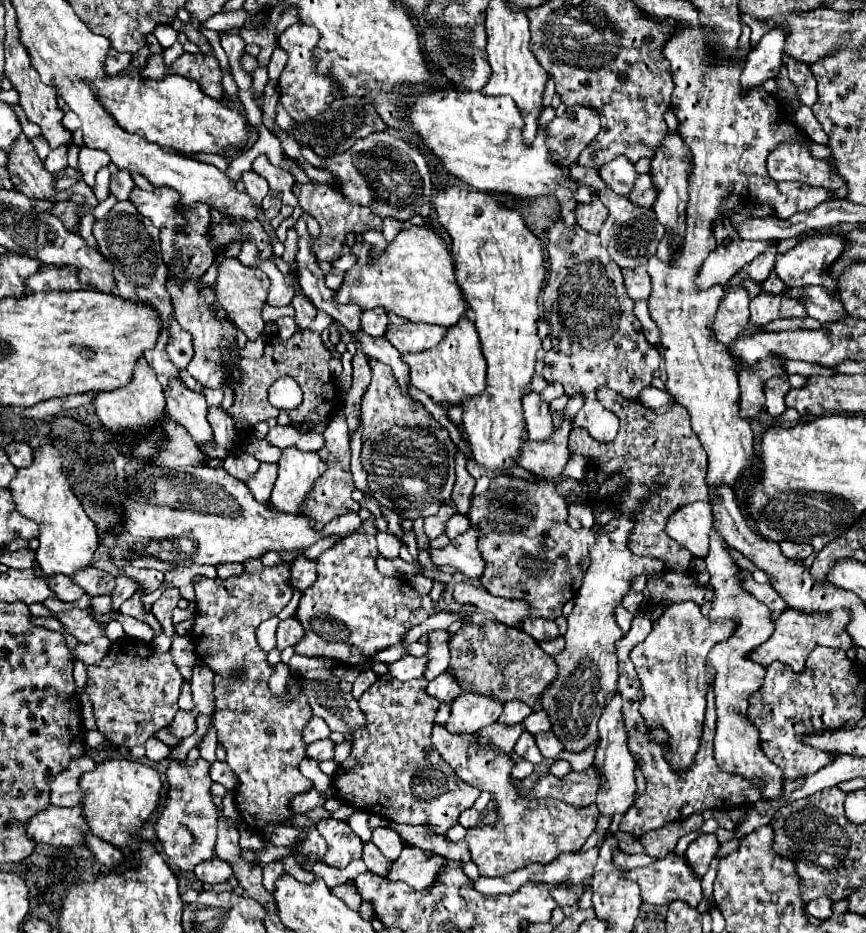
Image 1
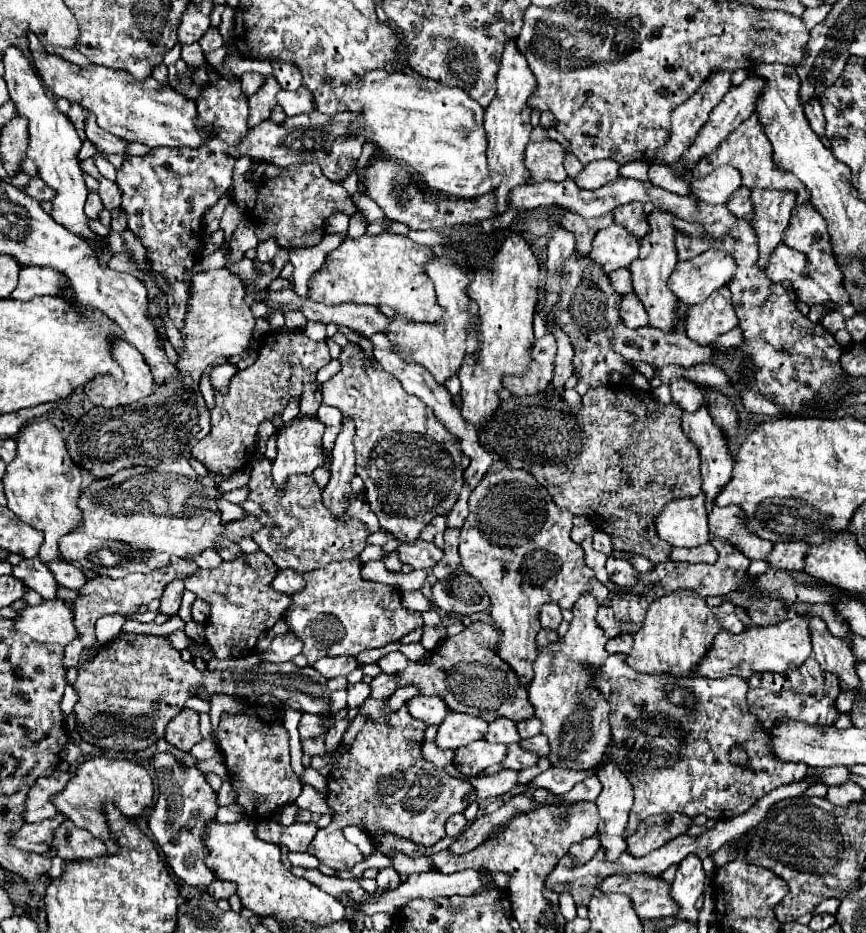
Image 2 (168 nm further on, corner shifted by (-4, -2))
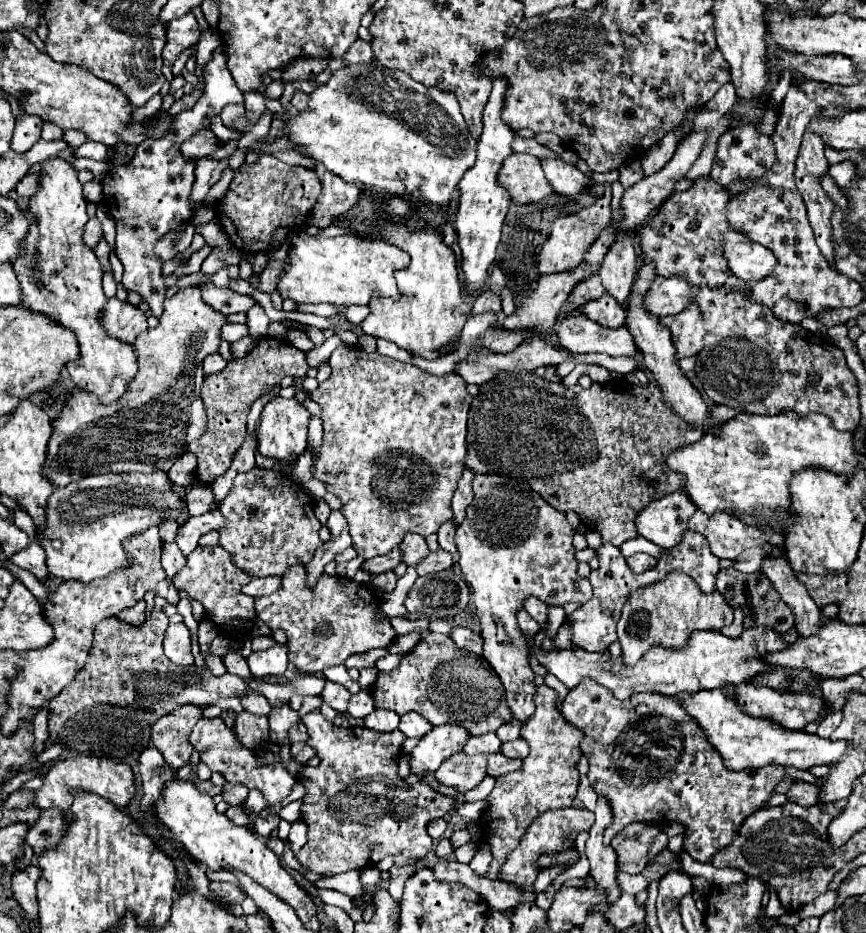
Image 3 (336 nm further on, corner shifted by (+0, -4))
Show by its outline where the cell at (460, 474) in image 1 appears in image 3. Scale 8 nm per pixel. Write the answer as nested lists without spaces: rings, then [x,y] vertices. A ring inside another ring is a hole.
[[[454,520],[444,522],[438,530],[438,542],[440,542],[440,548],[452,552],[454,558],[458,558],[458,550],[456,550],[456,544],[454,544],[454,528],[456,528]]]

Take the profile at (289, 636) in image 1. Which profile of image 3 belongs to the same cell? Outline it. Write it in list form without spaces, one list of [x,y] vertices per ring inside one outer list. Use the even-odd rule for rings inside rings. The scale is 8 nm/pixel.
[[[274,644],[268,650],[252,652],[248,656],[248,666],[252,676],[278,676],[286,672],[288,666],[288,646]]]

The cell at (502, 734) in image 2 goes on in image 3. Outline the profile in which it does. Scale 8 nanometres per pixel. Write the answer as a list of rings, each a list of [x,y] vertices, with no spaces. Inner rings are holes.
[[[490,732],[490,734],[482,734],[482,736],[472,736],[470,742],[464,746],[466,754],[492,754],[492,752],[500,752],[502,742],[500,738]]]

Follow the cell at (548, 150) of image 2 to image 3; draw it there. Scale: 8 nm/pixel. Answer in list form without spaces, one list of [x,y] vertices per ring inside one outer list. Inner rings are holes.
[[[512,154],[498,172],[498,182],[510,192],[512,202],[540,202],[554,190],[542,174],[542,162],[530,154]]]

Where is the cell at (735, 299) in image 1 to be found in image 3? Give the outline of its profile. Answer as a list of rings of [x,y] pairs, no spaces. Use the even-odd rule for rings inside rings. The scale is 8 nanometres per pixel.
[[[690,304],[684,312],[680,312],[676,316],[662,318],[662,324],[666,324],[672,330],[678,358],[694,356],[702,350],[704,322],[702,322],[702,312],[698,310],[698,304]]]

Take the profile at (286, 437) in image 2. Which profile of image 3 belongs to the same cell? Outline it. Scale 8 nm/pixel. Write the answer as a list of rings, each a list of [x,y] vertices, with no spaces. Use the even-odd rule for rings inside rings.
[[[276,398],[268,402],[262,410],[262,420],[258,428],[258,450],[266,458],[274,460],[292,460],[300,456],[306,448],[308,438],[308,424],[310,424],[310,412],[296,400],[296,398]]]

